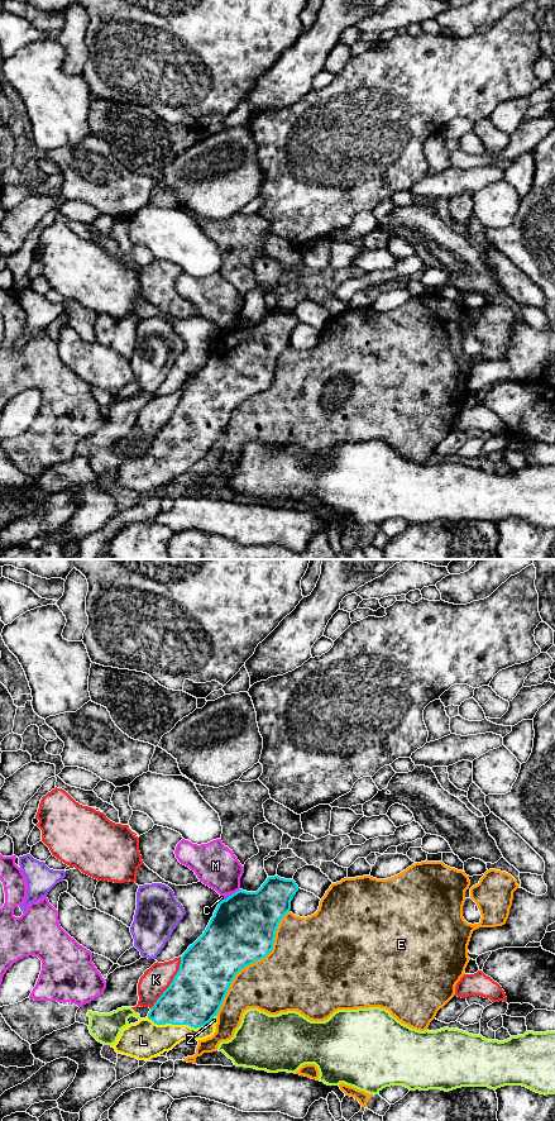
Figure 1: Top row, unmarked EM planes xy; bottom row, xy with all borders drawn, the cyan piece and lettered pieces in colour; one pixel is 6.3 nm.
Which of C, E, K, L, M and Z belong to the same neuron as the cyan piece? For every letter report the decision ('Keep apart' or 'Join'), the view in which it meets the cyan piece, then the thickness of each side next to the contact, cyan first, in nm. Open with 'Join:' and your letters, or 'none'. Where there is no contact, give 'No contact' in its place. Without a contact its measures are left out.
Join: L
C: Keep apart. Touches cyan in xy. Thickness 420 nm (cyan) against 30 nm
E: Keep apart. Touches cyan in xy. Thickness 420 nm (cyan) against 400 nm
K: Keep apart. Touches cyan in xy. Thickness 360 nm (cyan) against 170 nm
L: Join. Touches cyan in xy. Thickness 360 nm (cyan) against 240 nm
M: Keep apart. Touches cyan in xy. Thickness 420 nm (cyan) against 280 nm
Z: Keep apart. Touches cyan in xy. Thickness 360 nm (cyan) against 40 nm

